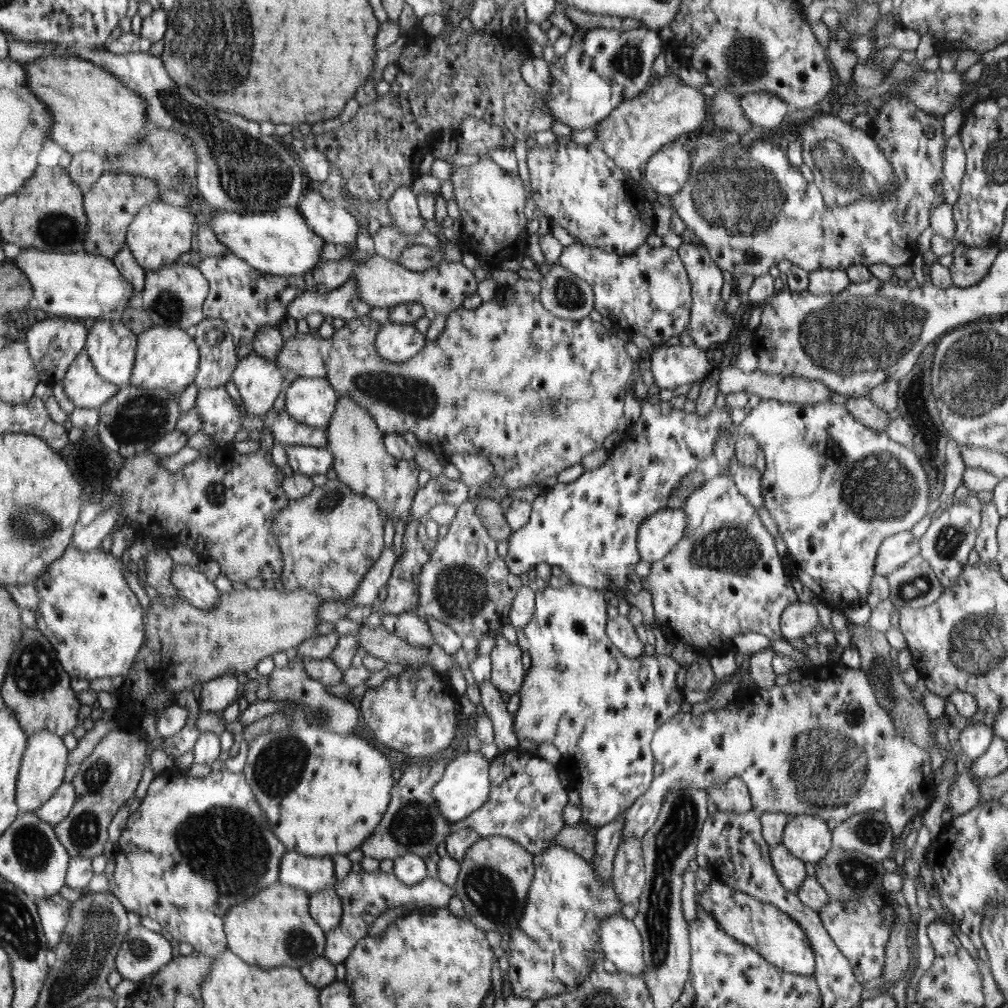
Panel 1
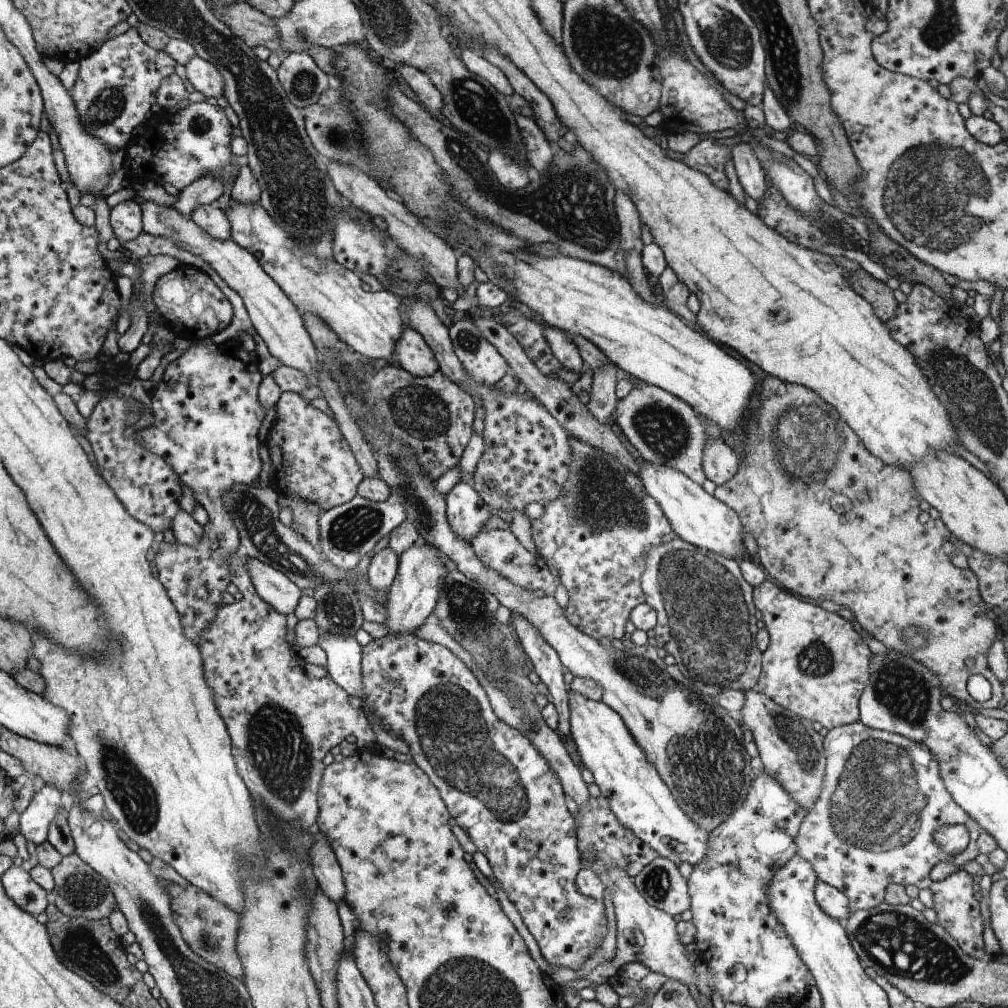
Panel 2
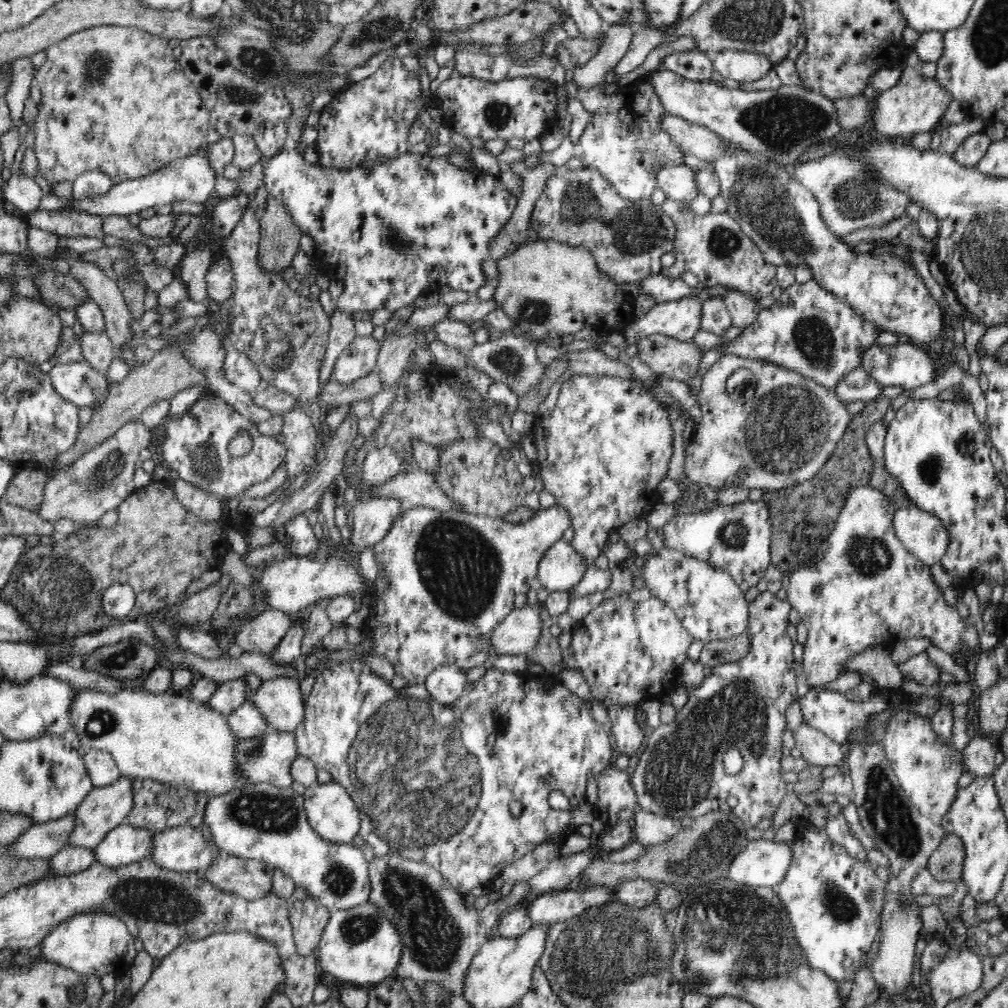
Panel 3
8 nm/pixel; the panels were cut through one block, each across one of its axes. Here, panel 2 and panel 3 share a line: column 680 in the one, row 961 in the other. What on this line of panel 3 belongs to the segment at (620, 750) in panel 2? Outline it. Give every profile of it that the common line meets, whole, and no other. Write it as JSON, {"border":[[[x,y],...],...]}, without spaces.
{"border":[[[810,830],[810,840],[802,838],[802,834],[795,836],[794,860],[788,864],[784,881],[774,891],[788,912],[789,923],[792,924],[798,947],[801,948],[802,955],[805,955],[808,966],[812,970],[824,971],[824,974],[841,984],[850,984],[876,941],[880,916],[884,911],[884,882],[876,876],[875,868],[868,860],[857,861],[852,858],[846,849],[830,840],[825,830]]]}

